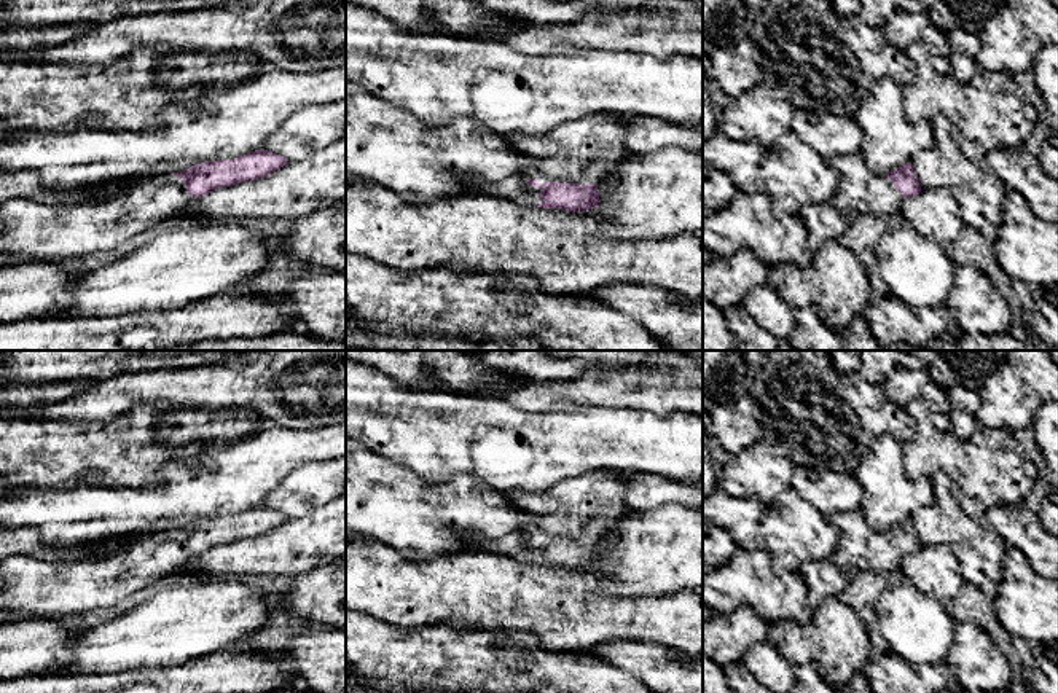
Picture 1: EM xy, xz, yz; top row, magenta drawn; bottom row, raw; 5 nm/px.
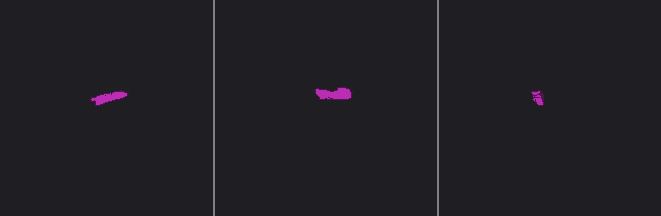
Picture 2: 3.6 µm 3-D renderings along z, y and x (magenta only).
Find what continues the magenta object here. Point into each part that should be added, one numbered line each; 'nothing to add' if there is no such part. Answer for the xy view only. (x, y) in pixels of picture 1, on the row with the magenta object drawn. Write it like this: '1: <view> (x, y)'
1: xy (40, 231)

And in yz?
1: yz (859, 190)

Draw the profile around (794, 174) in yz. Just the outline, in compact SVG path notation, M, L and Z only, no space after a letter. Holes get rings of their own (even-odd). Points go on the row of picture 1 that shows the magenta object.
M792 131L766 150L760 174L778 218L797 215L806 204L832 201L838 190L838 174L830 159L821 156Z

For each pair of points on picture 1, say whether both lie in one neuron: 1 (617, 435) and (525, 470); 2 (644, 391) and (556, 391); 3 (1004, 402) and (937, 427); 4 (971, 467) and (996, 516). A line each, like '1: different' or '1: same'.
1: same
2: same
3: different
4: different

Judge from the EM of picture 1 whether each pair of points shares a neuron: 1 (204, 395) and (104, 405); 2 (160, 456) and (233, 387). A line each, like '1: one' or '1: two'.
1: one
2: two

